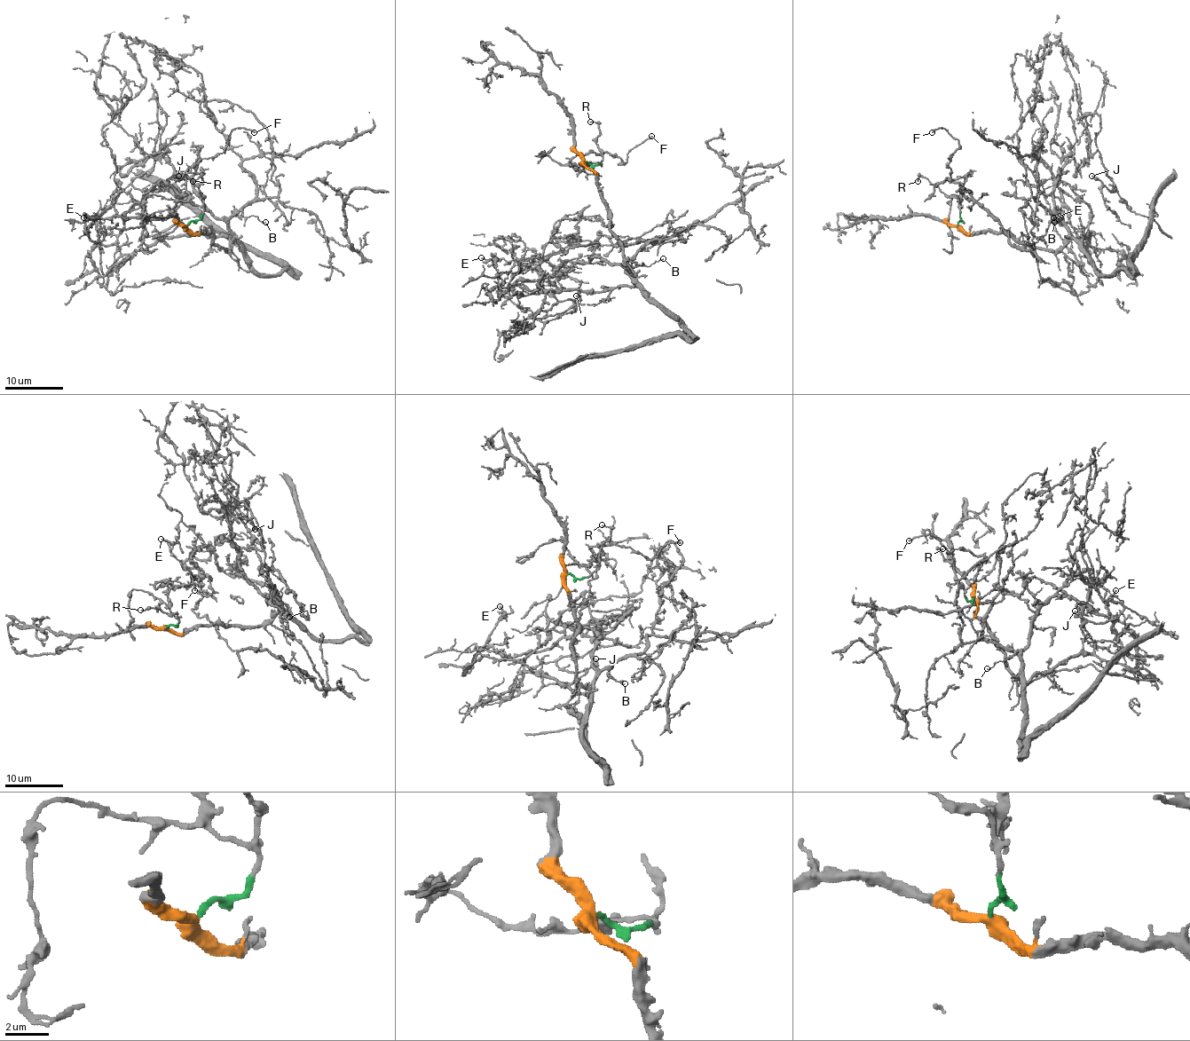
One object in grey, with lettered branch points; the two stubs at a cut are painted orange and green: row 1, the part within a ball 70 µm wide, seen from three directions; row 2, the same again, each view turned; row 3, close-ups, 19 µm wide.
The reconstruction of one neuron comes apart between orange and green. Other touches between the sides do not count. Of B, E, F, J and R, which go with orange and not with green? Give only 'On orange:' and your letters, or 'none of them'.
On orange: B, E, J

